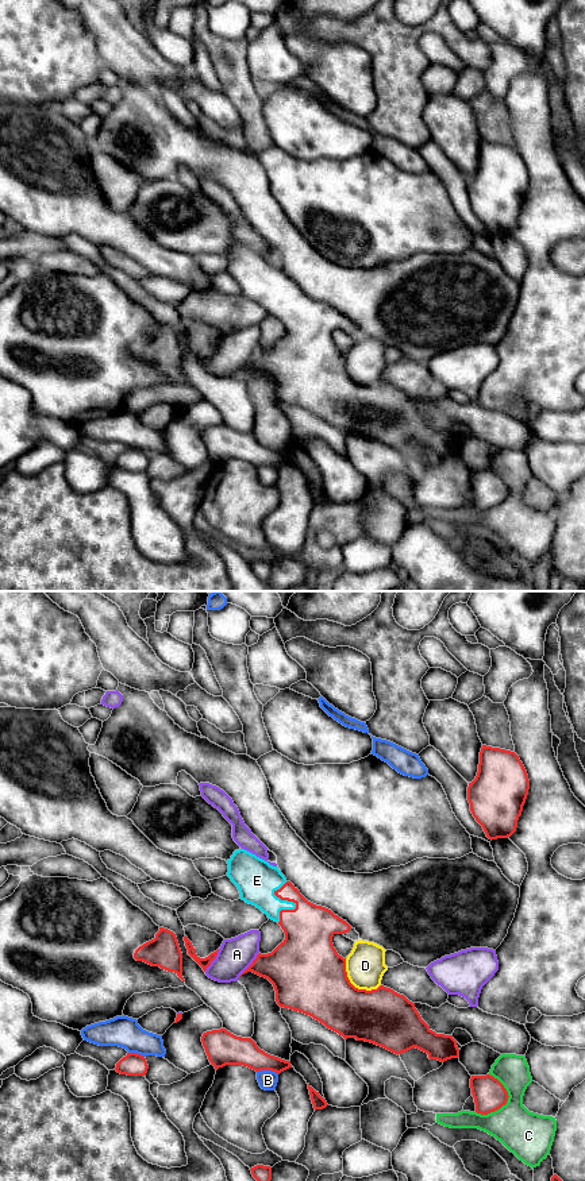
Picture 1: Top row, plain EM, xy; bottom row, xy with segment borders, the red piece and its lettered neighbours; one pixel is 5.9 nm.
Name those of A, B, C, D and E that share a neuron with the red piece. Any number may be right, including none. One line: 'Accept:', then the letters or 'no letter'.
Accept: E

